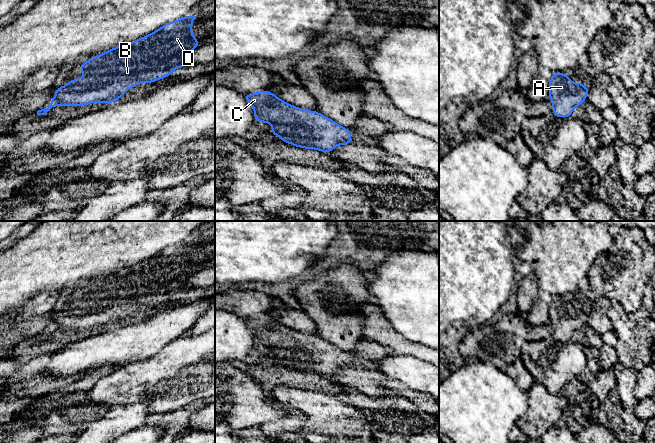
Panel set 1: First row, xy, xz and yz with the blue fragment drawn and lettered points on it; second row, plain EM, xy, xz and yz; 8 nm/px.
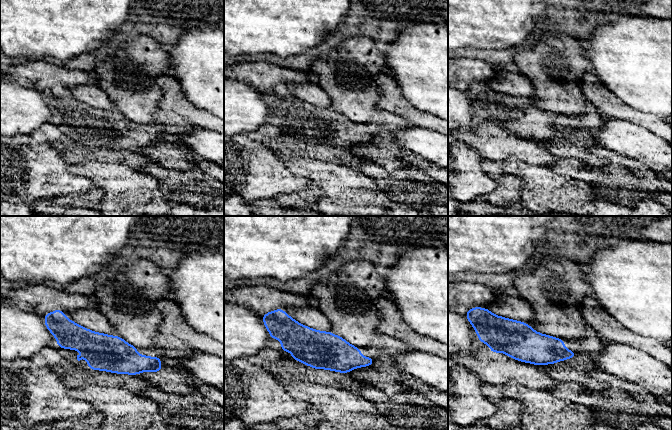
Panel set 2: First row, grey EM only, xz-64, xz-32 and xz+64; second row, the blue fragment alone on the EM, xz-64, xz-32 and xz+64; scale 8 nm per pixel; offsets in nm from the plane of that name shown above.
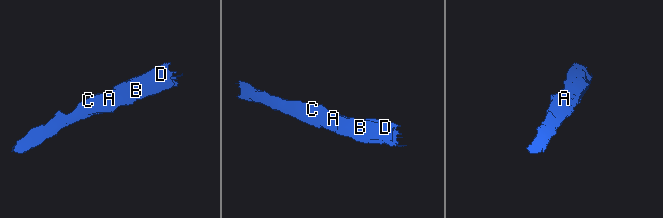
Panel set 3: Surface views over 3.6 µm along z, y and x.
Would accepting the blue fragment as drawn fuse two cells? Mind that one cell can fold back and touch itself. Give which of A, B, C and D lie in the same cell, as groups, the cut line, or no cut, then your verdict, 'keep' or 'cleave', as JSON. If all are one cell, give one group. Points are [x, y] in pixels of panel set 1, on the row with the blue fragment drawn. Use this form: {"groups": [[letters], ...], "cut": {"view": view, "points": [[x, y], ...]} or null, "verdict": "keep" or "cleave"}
{"groups": [["A", "B", "C", "D"]], "cut": null, "verdict": "keep"}

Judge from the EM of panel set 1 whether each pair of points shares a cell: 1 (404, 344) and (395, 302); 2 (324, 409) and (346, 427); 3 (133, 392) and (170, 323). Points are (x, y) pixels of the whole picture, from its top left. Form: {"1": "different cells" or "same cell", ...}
{"1": "different cells", "2": "same cell", "3": "different cells"}

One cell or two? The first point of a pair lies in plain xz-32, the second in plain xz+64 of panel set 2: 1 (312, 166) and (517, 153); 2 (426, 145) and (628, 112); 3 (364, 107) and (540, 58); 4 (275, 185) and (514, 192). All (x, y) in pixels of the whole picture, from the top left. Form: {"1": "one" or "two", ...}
{"1": "two", "2": "two", "3": "one", "4": "two"}

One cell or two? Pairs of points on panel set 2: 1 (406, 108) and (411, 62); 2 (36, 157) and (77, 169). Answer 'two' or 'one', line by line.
1: two
2: two

